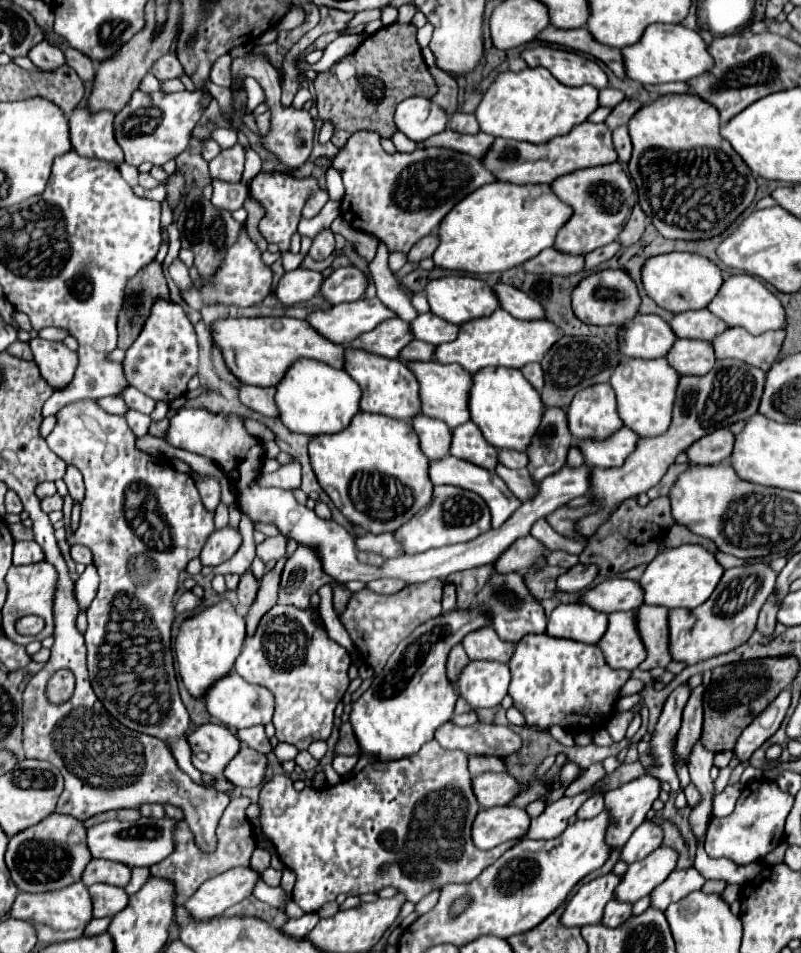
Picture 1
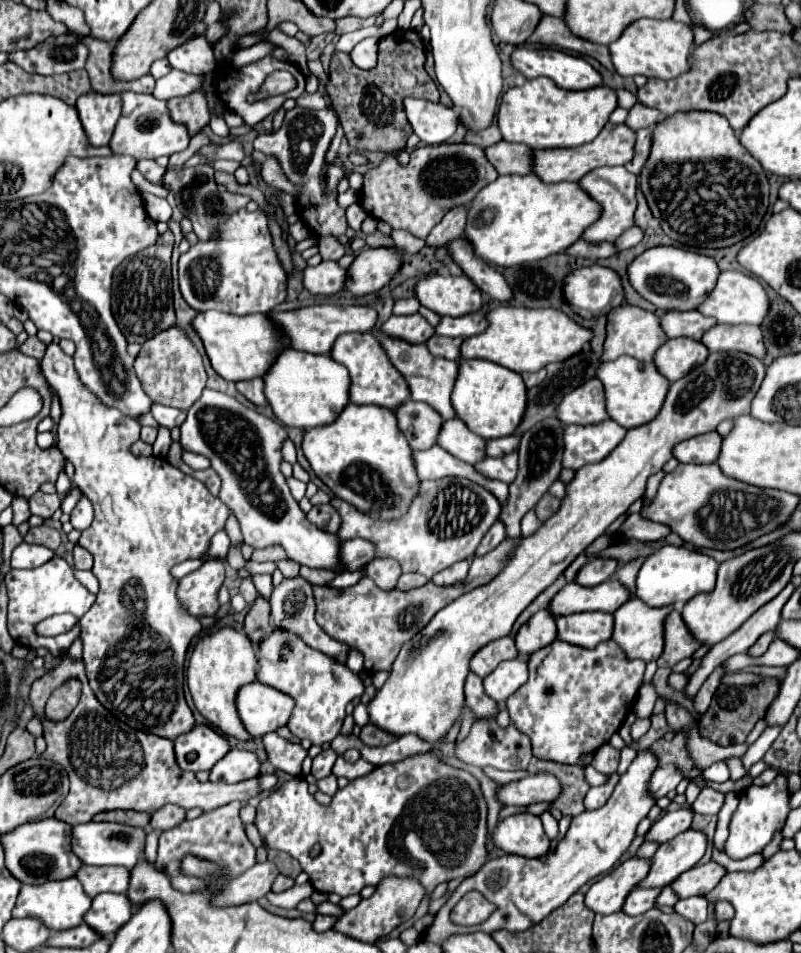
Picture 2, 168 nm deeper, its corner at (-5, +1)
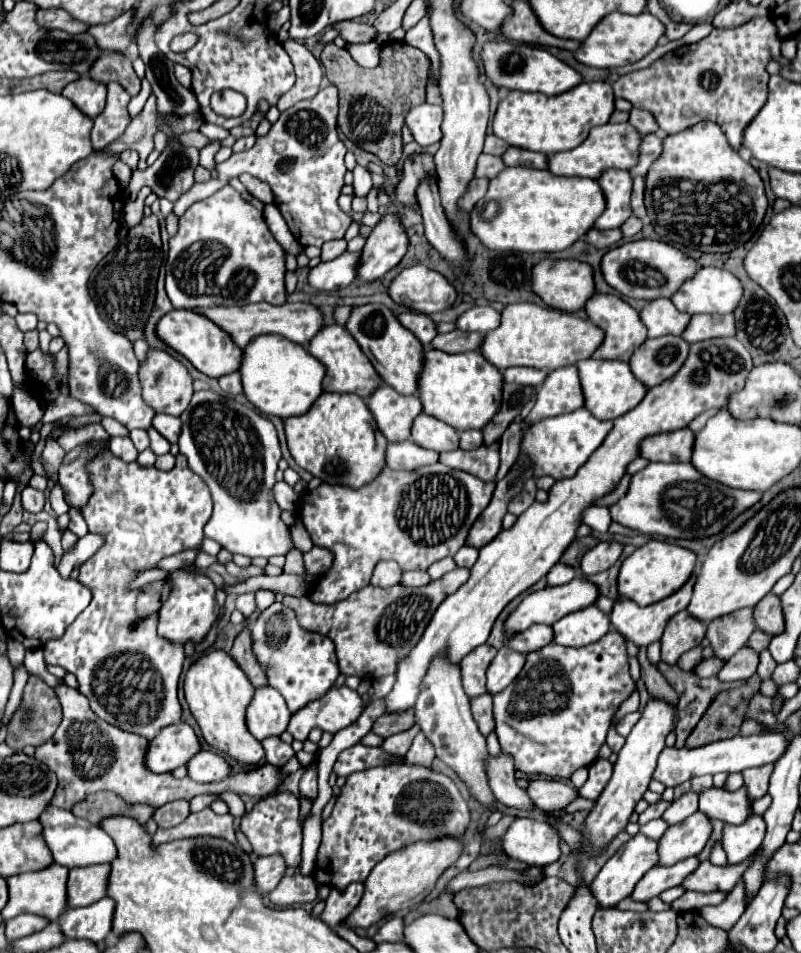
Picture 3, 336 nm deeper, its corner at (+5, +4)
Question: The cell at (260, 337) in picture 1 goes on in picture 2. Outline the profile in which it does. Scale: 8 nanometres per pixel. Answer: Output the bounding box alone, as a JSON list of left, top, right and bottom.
[192,310,286,382]

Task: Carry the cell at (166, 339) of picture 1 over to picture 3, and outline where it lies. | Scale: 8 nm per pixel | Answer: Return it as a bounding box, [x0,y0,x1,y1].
[138,349,194,417]

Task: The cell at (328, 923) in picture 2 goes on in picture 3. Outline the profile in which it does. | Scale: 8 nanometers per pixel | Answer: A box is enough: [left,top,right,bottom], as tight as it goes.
[318,883,364,927]

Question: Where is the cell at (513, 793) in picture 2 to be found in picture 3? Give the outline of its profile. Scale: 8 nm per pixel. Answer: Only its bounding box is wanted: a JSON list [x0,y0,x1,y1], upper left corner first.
[526,777,578,813]

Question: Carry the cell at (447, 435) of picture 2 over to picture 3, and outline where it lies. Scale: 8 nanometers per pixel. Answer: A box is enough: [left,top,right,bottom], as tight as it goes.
[412,413,460,453]

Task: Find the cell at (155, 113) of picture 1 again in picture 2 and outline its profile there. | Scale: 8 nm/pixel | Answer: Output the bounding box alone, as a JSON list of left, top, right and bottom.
[108,92,190,160]

